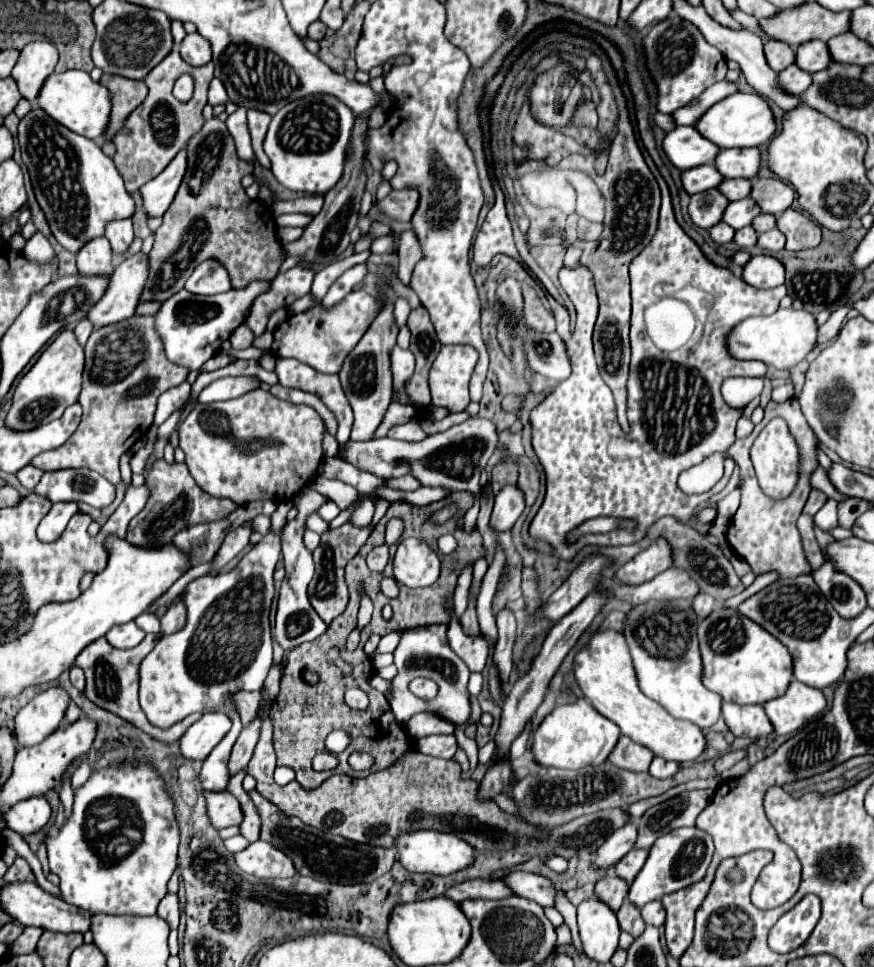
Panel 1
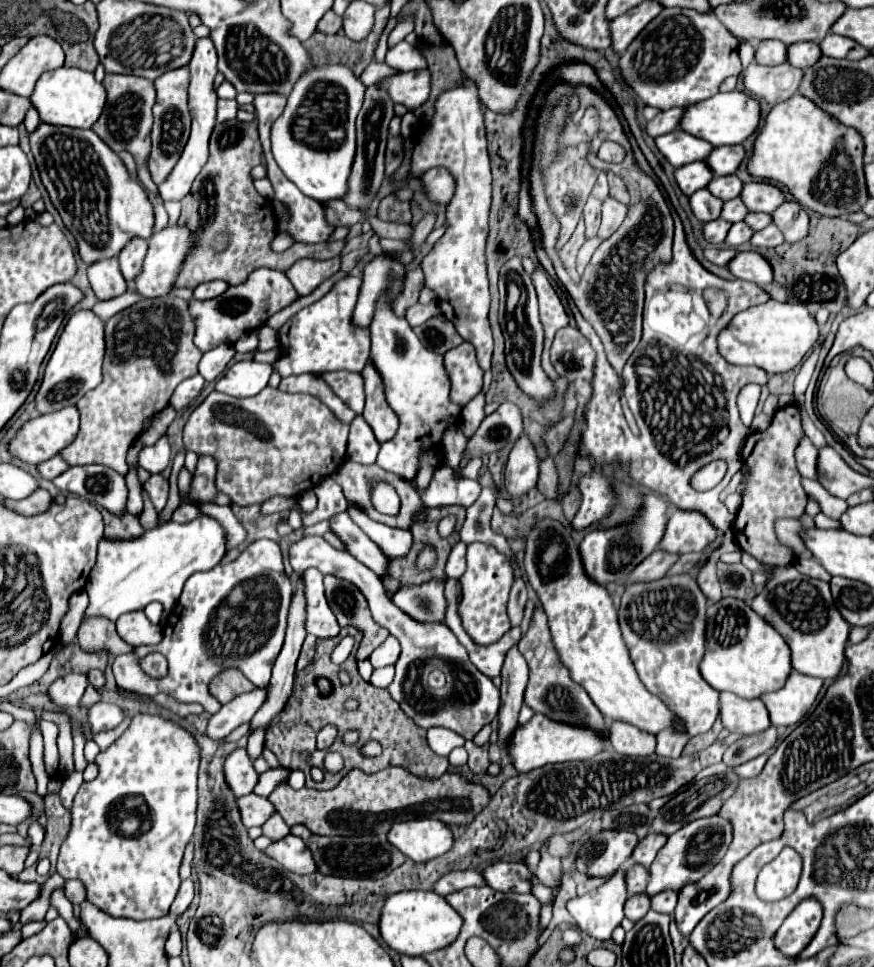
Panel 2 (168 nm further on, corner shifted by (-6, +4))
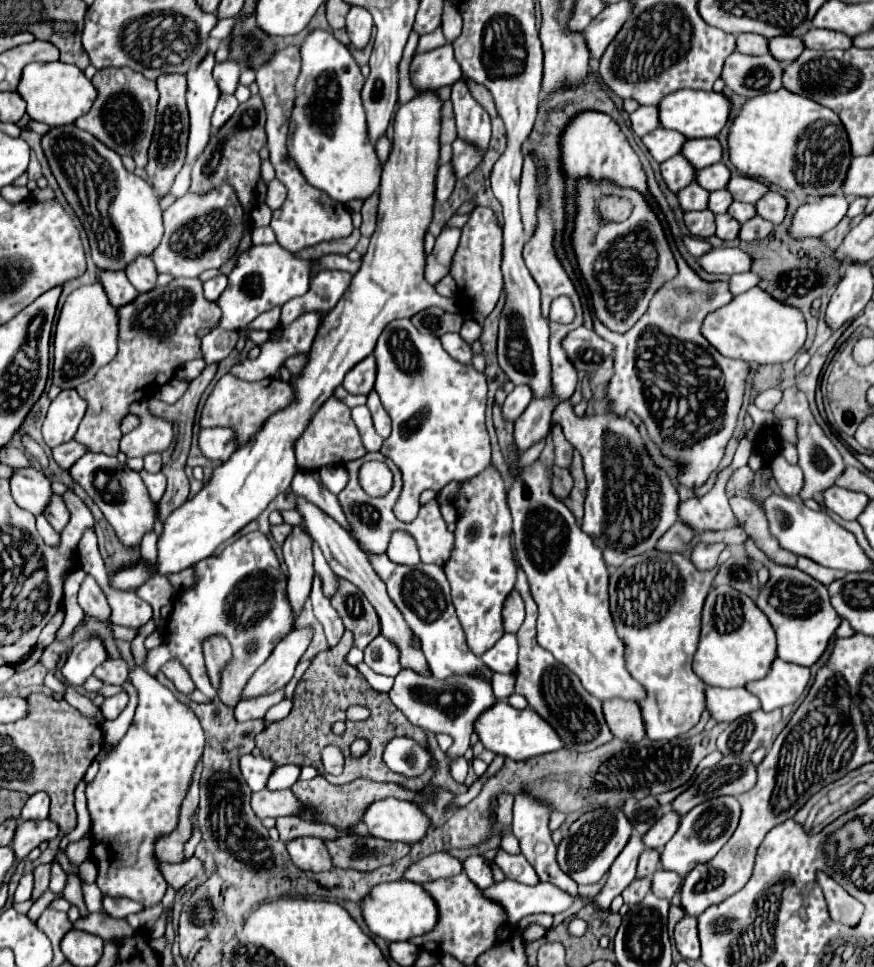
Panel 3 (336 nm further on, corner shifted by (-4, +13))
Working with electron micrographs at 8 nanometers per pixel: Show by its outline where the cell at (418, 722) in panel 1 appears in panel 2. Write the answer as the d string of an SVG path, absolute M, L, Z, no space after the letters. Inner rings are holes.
M442 727L428 729L428 745L440 755L448 755L452 747L460 747L460 745L464 745L464 741L466 739L462 735L458 735L456 731L442 729Z

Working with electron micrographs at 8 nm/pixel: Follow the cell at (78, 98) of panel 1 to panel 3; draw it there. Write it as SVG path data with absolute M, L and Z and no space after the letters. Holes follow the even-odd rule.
M32 62L32 64L26 64L26 68L22 70L22 78L20 78L16 92L28 104L26 114L32 120L44 122L52 128L72 124L78 116L86 114L88 108L96 100L96 88L84 76L84 72L78 66L64 64L64 62L48 62L48 64Z

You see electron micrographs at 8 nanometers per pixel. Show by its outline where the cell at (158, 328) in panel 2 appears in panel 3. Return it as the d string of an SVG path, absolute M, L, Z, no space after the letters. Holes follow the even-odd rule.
M176 278L168 286L162 286L162 288L150 290L146 294L140 294L134 300L134 304L122 306L118 310L118 316L120 316L118 354L114 356L114 360L110 364L102 366L92 380L88 380L88 382L84 382L76 388L78 394L88 402L88 410L86 410L86 416L80 422L80 428L74 436L74 440L78 440L80 444L84 442L90 448L90 452L104 452L104 454L110 454L110 456L118 454L118 442L122 438L120 422L128 414L128 406L132 402L148 398L150 392L158 392L158 388L162 384L170 382L176 368L180 368L188 360L202 358L198 330L214 328L220 322L222 310L214 302L208 302L204 298L200 278Z

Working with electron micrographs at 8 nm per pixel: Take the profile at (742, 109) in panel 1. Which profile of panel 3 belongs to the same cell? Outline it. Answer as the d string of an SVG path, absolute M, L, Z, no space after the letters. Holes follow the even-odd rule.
M680 90L680 92L670 92L664 96L658 104L658 120L660 126L666 130L676 130L688 140L694 138L712 138L716 136L728 122L730 116L730 102L726 96L718 92L694 92L694 90Z

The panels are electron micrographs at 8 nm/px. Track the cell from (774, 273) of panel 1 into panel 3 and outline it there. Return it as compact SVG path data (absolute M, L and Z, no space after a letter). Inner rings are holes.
M712 248L698 258L698 264L708 274L736 274L750 270L750 256L738 248Z

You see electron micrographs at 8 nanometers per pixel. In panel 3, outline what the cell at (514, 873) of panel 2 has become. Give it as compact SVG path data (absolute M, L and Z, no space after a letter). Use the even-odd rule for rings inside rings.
M468 856L464 862L462 862L462 872L468 876L470 882L474 882L480 890L488 888L490 884L496 884L496 882L502 882L502 878L506 878L502 874L502 870L494 864L494 862L488 862L484 856Z

